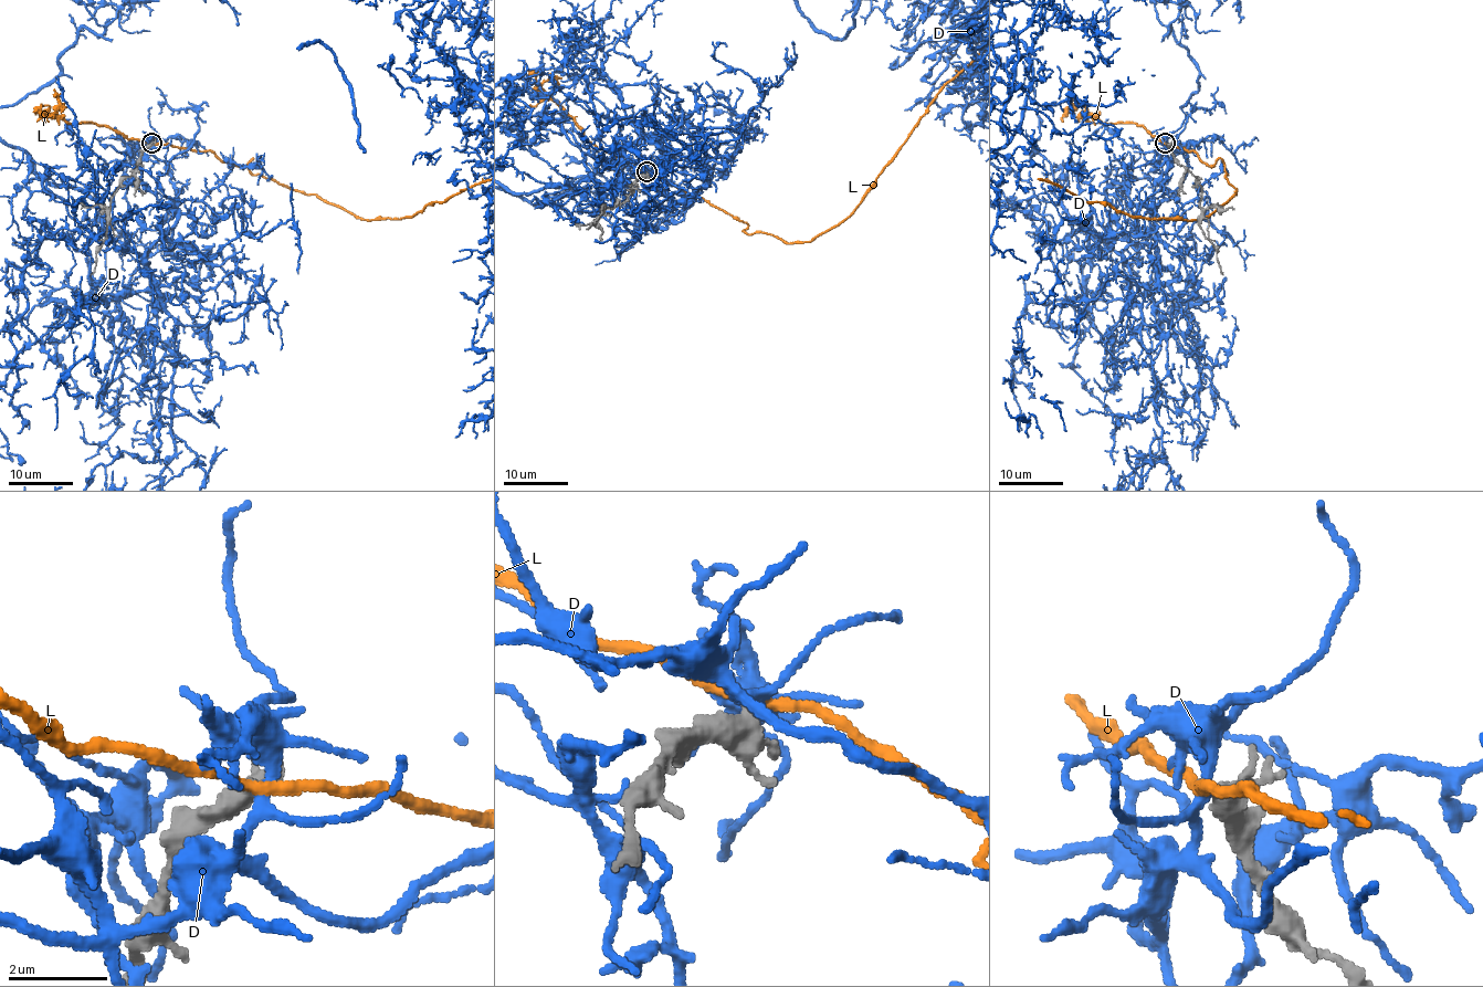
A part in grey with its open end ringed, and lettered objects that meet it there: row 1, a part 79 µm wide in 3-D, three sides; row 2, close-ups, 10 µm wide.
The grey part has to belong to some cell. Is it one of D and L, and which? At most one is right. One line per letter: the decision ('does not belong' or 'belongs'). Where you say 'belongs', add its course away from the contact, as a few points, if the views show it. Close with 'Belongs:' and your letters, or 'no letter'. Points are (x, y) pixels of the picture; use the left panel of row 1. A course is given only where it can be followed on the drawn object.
D: does not belong
L: does not belong
Belongs: no letter

